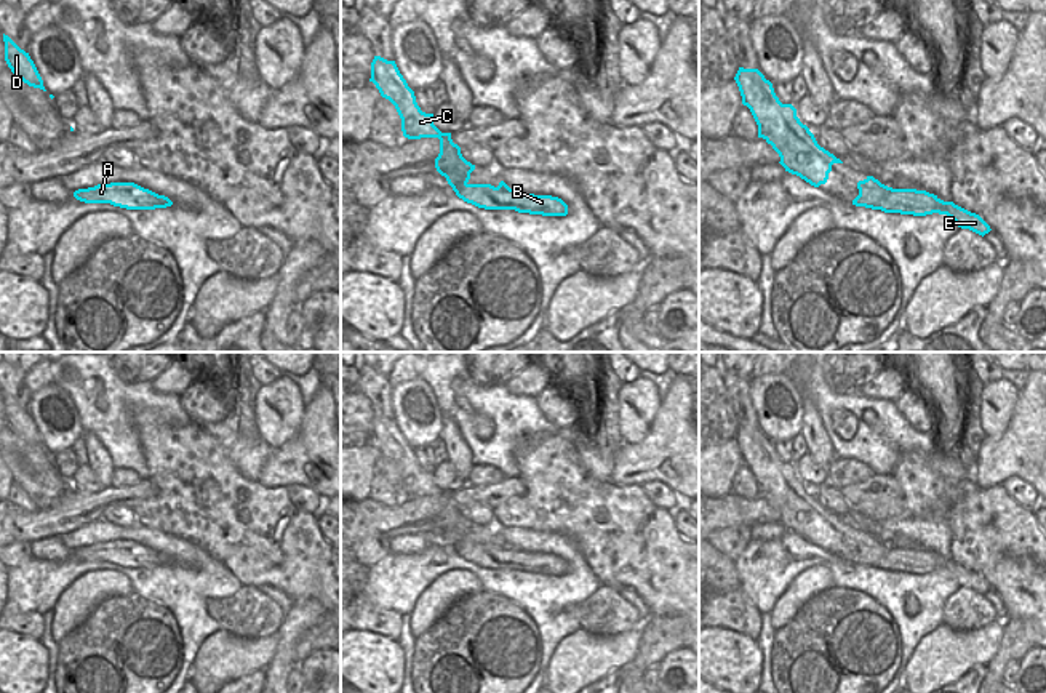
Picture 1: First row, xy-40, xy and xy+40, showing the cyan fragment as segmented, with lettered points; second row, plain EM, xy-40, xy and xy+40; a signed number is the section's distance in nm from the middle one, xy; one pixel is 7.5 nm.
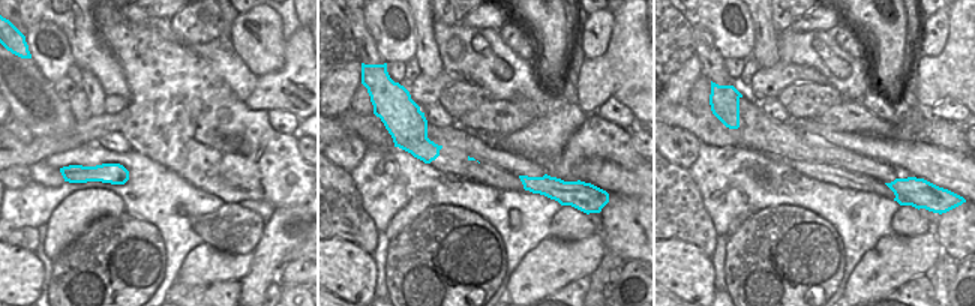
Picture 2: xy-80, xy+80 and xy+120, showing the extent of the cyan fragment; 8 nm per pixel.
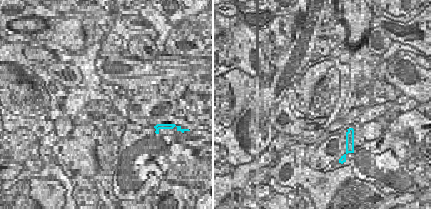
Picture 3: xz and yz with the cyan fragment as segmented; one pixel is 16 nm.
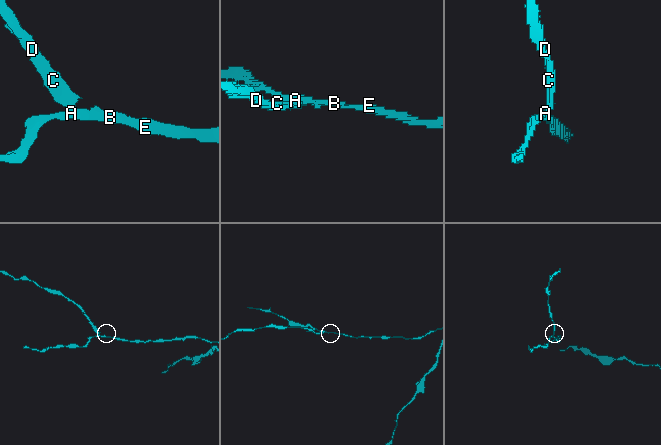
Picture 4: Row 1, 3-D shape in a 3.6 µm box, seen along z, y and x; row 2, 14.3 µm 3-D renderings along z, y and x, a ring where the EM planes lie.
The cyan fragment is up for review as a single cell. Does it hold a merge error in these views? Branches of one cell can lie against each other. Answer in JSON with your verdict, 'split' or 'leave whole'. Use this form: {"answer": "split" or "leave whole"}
{"answer": "split"}

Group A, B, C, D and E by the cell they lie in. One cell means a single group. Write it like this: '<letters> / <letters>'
A B E / C D

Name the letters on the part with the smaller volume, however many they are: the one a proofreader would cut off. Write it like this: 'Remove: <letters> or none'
Remove: C, D

